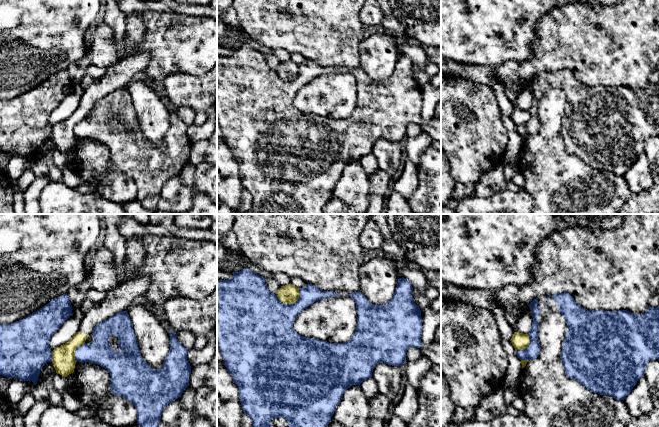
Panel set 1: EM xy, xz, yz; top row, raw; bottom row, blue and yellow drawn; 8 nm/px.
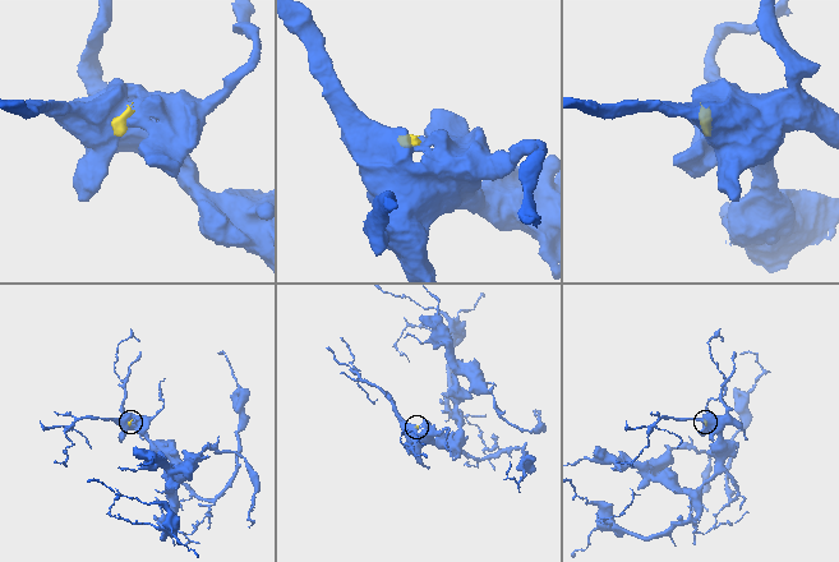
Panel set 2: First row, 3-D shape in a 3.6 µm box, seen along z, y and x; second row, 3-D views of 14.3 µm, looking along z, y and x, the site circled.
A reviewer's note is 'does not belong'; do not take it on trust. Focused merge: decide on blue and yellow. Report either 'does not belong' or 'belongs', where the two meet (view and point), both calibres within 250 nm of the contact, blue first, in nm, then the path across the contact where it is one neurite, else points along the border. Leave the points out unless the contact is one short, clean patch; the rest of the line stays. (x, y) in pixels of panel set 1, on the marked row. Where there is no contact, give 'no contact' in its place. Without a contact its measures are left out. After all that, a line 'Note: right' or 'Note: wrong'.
does not belong | xz (291, 304) | 420/160 nm | along xz (299, 289), (299, 297), (292, 303), (283, 303), (275, 295)
Note: right

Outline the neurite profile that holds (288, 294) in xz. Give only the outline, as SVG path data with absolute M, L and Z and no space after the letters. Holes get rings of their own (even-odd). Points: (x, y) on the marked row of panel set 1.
M291 283L289 285L281 286L276 296L284 304L293 304L299 298L299 288Z

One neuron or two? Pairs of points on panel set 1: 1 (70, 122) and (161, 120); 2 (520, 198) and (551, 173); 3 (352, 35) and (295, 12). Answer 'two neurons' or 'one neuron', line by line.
1: two neurons
2: two neurons
3: one neuron

